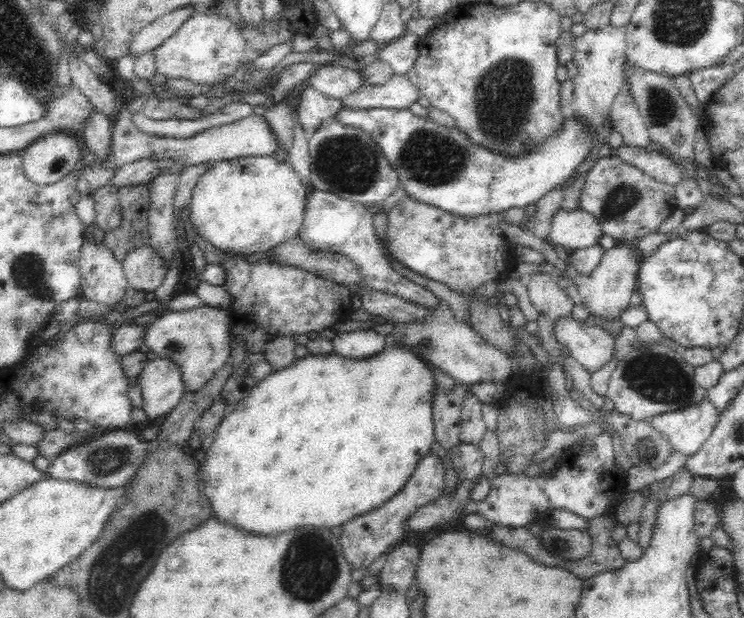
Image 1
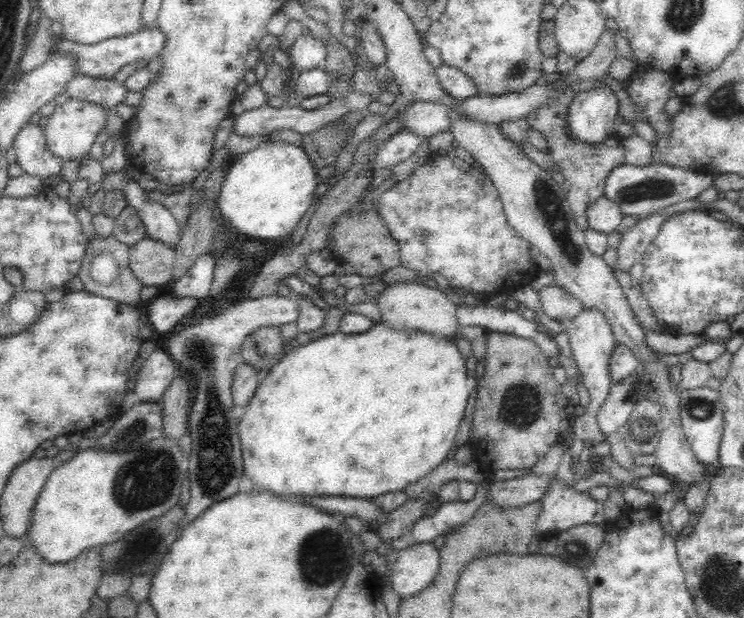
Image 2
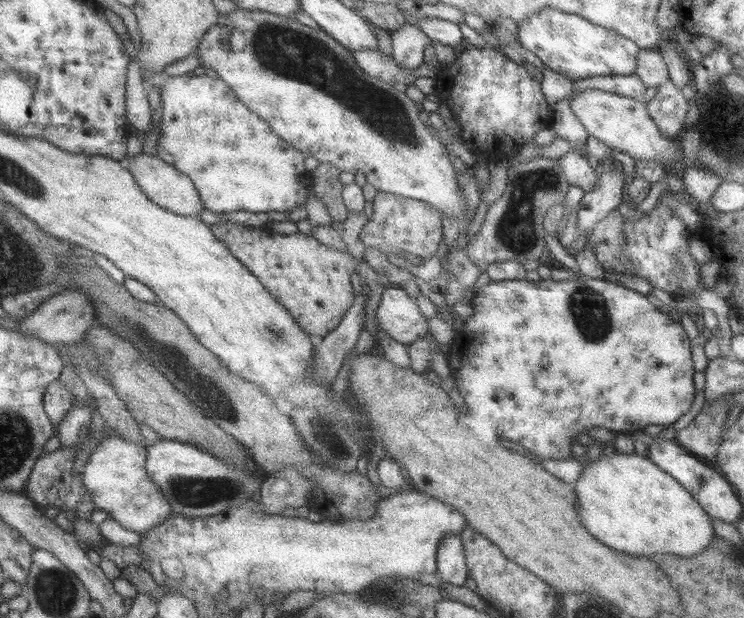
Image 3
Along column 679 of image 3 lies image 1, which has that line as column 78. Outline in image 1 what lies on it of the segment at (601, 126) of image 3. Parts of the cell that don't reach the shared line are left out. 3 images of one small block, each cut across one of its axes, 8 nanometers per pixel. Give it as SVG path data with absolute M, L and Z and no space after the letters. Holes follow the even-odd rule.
M48 133L20 152L27 178L50 185L73 172L79 172L82 143L79 136Z

